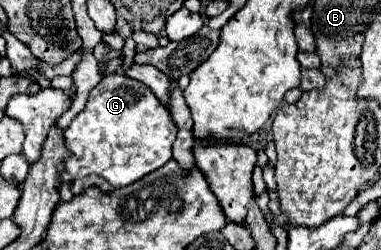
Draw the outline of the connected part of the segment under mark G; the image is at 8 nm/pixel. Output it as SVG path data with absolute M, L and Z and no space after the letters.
M111 73L91 91L85 109L73 119L63 135L69 151L69 159L63 161L63 165L69 177L83 179L99 175L117 189L139 181L171 159L177 127L169 109L159 103L147 85L127 75Z

